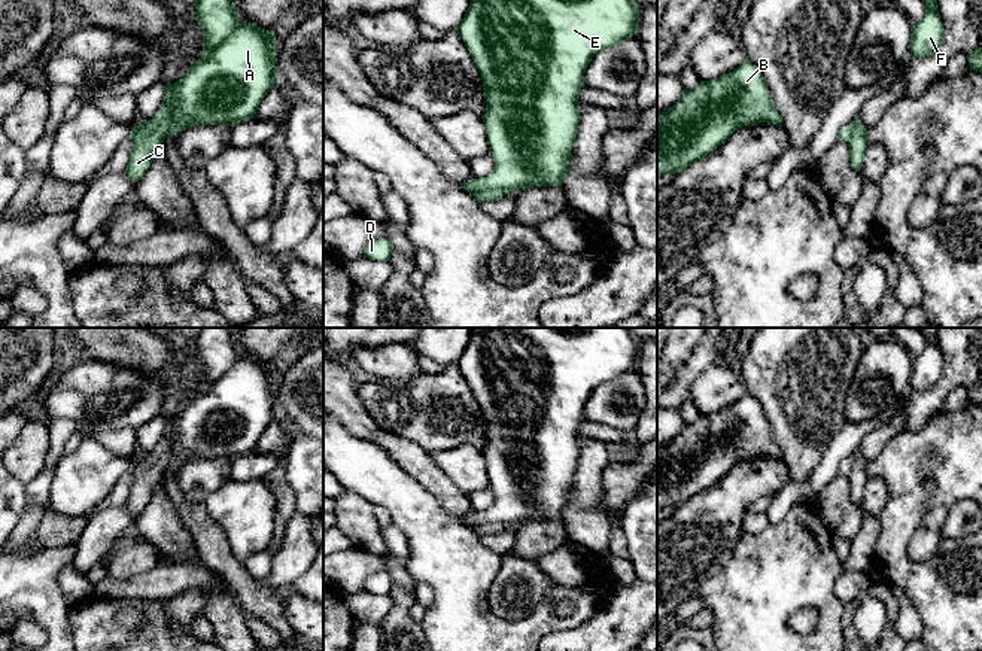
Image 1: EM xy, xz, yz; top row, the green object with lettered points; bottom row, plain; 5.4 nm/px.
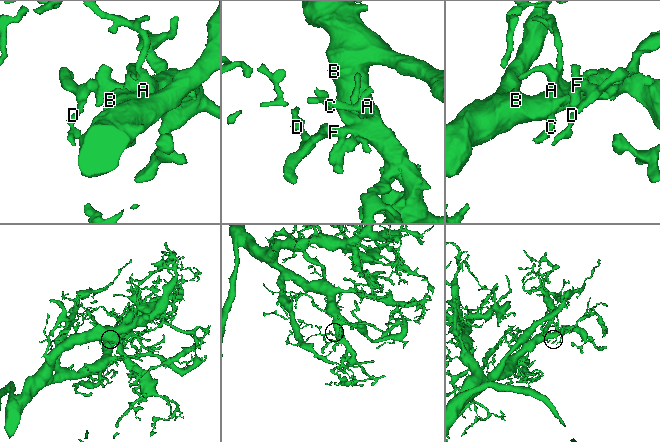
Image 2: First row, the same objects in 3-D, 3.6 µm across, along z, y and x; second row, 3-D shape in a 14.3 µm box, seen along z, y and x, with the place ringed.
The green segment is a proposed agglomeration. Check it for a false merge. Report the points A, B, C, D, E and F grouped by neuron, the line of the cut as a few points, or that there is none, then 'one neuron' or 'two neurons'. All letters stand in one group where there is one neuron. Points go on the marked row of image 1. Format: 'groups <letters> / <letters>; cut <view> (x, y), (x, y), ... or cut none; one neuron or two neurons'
groups A B D E F / C; cut xy (175, 84), (167, 133); two neurons

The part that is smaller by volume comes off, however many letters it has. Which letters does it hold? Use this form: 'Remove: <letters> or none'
Remove: C

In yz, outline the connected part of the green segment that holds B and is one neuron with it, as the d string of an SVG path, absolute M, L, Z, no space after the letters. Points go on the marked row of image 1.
M745 58L733 72L684 89L672 107L657 113L657 176L681 173L735 131L761 122L782 128L761 72Z

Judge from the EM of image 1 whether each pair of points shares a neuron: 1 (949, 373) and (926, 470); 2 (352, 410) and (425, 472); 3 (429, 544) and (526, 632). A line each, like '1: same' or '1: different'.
1: different
2: same
3: same

